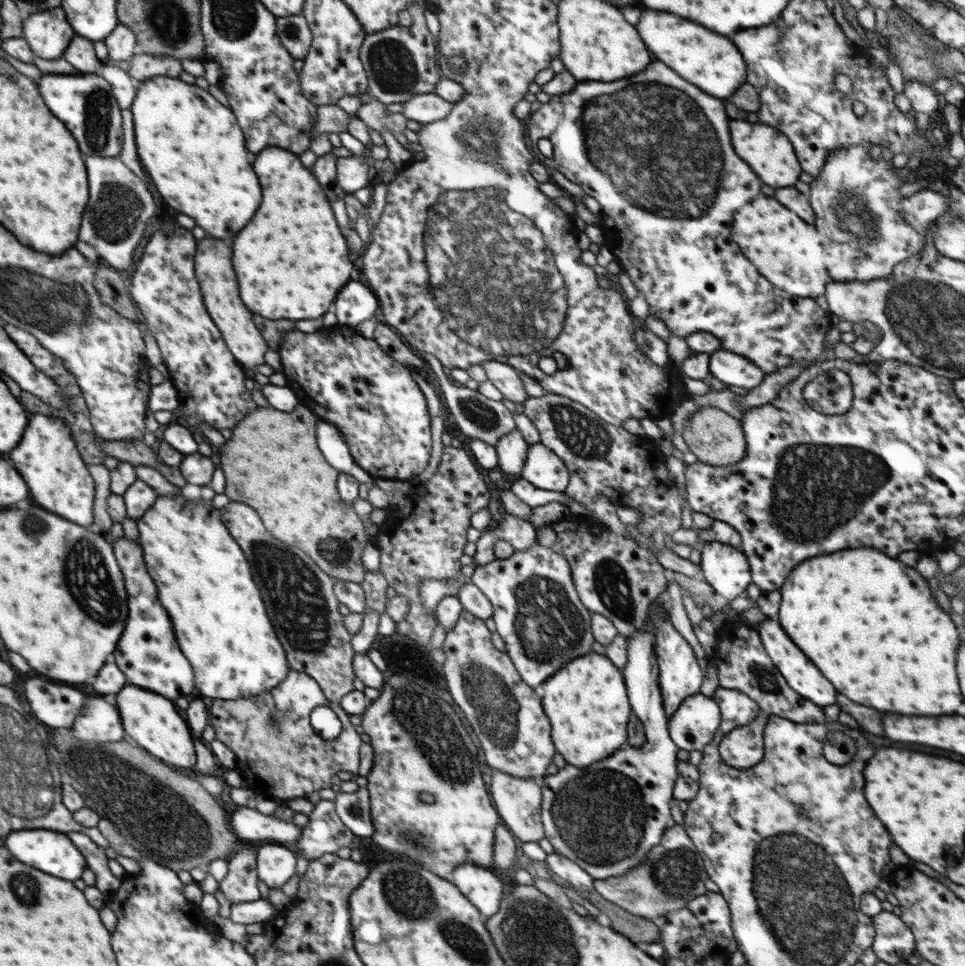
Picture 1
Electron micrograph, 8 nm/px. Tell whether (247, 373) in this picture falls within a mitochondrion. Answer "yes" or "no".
no

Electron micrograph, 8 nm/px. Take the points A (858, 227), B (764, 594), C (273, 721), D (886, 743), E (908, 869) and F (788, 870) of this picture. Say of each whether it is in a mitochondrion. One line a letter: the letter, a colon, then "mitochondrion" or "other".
A: mitochondrion
B: other
C: mitochondrion
D: other
E: other
F: mitochondrion

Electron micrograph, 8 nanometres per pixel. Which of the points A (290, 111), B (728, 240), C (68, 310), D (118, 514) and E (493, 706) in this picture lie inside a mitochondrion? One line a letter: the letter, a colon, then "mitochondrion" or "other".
A: other
B: other
C: mitochondrion
D: other
E: mitochondrion

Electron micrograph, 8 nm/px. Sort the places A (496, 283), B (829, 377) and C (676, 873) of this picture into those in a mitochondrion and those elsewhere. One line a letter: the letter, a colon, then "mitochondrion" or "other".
A: mitochondrion
B: other
C: mitochondrion

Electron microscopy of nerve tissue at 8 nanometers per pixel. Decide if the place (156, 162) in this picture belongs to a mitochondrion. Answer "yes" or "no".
no

